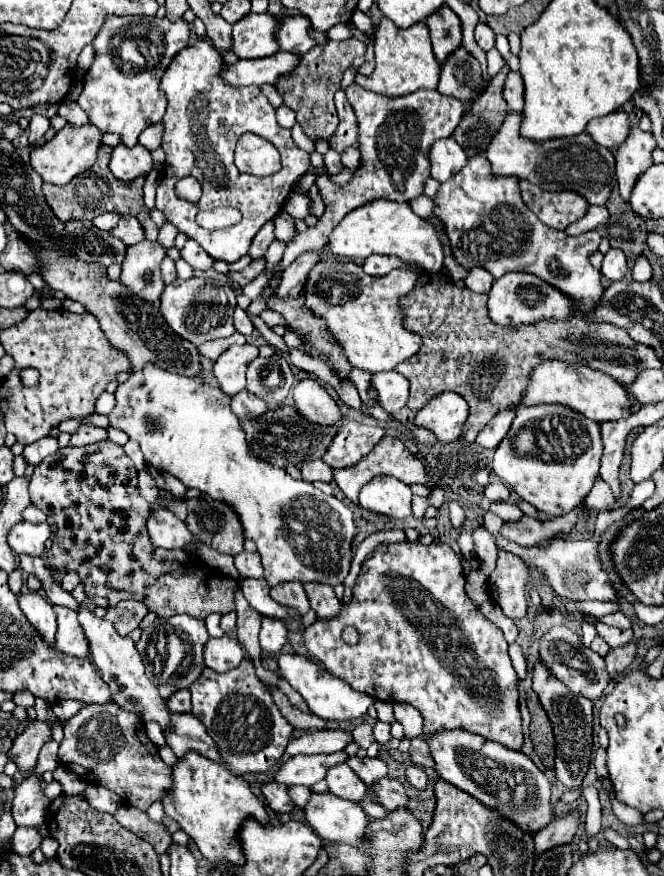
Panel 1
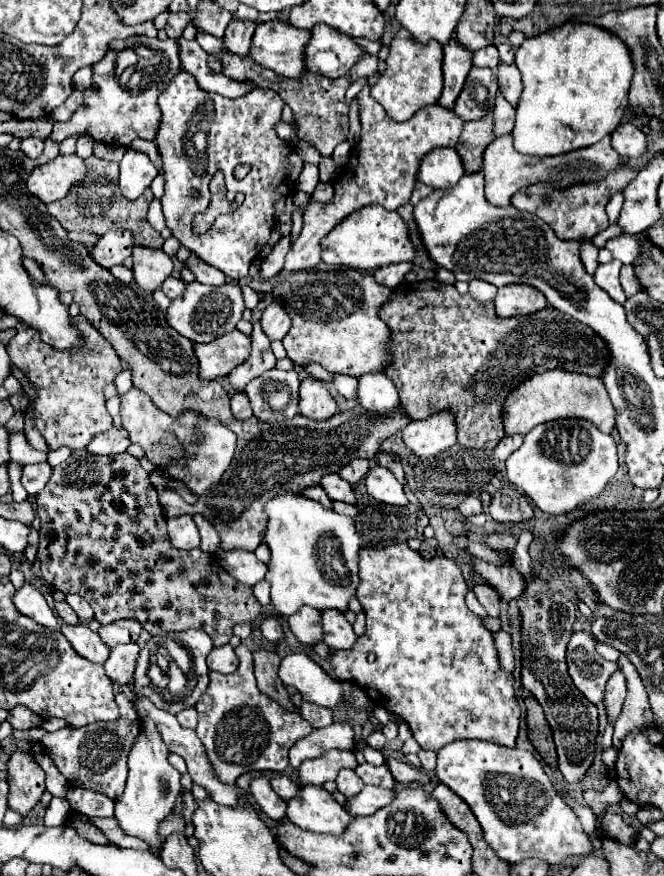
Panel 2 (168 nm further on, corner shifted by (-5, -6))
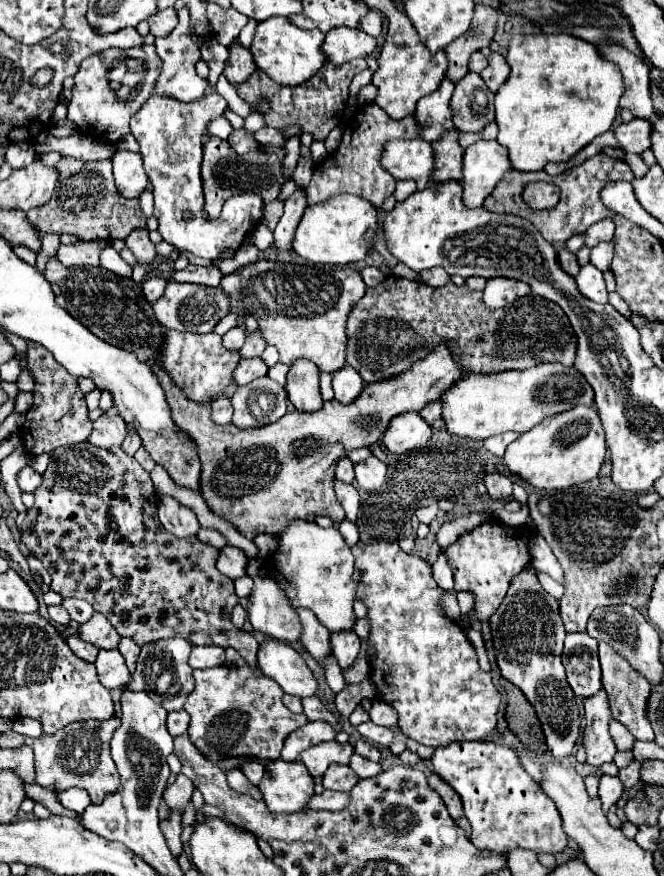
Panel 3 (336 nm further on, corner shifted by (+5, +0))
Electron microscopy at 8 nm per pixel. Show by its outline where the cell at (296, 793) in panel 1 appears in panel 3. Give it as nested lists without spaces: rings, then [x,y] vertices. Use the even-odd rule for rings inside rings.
[[[247,762],[241,766],[241,770],[245,772],[245,776],[249,778],[249,782],[253,782],[255,786],[263,780],[265,776],[265,766],[261,762]]]

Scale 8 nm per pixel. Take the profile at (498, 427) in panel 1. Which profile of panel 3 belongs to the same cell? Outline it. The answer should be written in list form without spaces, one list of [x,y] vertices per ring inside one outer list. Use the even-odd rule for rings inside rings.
[[[505,432],[505,434],[497,434],[497,436],[487,438],[483,444],[485,444],[485,448],[487,448],[493,456],[501,458],[501,456],[503,456],[503,452],[505,452],[505,448],[507,448],[507,444],[509,444],[509,442],[513,442],[515,438],[517,438],[517,434],[515,434],[515,432]]]

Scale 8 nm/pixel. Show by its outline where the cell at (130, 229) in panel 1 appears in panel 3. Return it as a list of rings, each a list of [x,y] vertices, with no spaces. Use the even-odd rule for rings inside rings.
[[[79,240],[77,244],[61,246],[57,250],[57,258],[63,262],[63,266],[99,266],[99,254],[109,244],[109,240]]]

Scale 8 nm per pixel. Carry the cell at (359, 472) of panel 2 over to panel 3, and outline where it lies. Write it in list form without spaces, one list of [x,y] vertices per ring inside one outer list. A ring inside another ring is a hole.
[[[341,458],[341,460],[337,462],[337,466],[335,466],[335,478],[337,478],[337,480],[343,480],[343,482],[347,482],[347,484],[353,482],[355,474],[353,474],[353,462],[351,462],[349,458]]]

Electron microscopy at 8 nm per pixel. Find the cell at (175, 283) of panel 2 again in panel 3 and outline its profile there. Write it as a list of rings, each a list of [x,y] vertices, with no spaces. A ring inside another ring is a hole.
[[[151,276],[143,282],[143,294],[149,302],[155,302],[157,298],[161,298],[161,294],[165,292],[165,286],[167,286],[167,280],[161,278],[161,276]]]

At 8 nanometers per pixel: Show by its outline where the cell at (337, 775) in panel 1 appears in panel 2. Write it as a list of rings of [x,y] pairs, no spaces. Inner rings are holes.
[[[341,770],[335,782],[337,782],[337,790],[339,790],[341,794],[345,794],[347,798],[359,794],[359,792],[363,790],[363,786],[365,786],[363,780],[361,780],[353,770]]]

